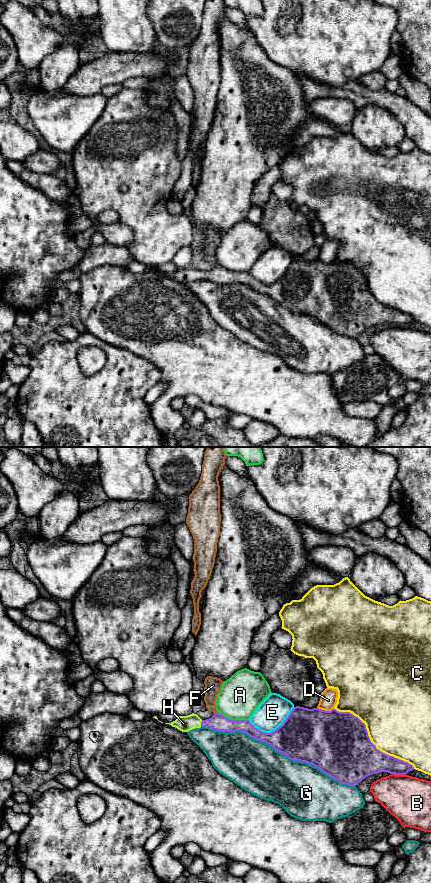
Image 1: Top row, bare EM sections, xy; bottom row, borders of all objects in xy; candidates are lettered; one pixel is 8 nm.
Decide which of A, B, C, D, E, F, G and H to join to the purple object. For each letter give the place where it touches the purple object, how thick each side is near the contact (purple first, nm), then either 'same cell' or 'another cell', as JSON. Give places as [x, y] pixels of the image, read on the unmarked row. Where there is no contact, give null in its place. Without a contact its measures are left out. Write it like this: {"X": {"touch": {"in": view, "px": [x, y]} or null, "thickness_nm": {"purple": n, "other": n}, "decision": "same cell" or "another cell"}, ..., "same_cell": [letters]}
{"A": {"touch": {"in": "xy", "px": [233, 272]}, "thickness_nm": {"purple": 140, "other": 340}, "decision": "another cell"}, "B": {"touch": {"in": "xy", "px": [398, 326]}, "thickness_nm": {"purple": 220, "other": 360}, "decision": "another cell"}, "C": {"touch": {"in": "xy", "px": [370, 292]}, "thickness_nm": {"purple": 480, "other": 480}, "decision": "another cell"}, "D": {"touch": {"in": "xy", "px": [324, 262]}, "thickness_nm": {"purple": 480, "other": 140}, "decision": "another cell"}, "E": {"touch": {"in": "xy", "px": [273, 283]}, "thickness_nm": {"purple": 400, "other": 240}, "decision": "another cell"}, "F": {"touch": {"in": "xy", "px": [216, 265]}, "thickness_nm": {"purple": 140, "other": 130}, "decision": "another cell"}, "G": {"touch": {"in": "xy", "px": [278, 303]}, "thickness_nm": {"purple": 400, "other": 400}, "decision": "another cell"}, "H": {"touch": {"in": "xy", "px": [201, 275]}, "thickness_nm": {"purple": 140, "other": 130}, "decision": "same cell"}, "same_cell": ["H"]}

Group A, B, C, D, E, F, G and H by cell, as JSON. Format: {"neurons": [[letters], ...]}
{"neurons": [["A"], ["B"], ["C"], ["D"], ["E"], ["F"], ["G"], ["H"]]}

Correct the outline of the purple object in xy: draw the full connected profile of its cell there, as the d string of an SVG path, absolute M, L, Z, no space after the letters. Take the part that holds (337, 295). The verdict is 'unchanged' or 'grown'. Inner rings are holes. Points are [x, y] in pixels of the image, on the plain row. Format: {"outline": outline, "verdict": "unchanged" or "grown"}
{"outline": "M296 258L283 276L271 285L260 283L249 272L232 272L218 264L206 272L202 272L197 266L192 265L187 268L178 268L175 273L165 276L182 284L188 284L201 278L219 284L244 284L256 292L271 297L290 312L311 316L331 330L349 338L356 338L366 329L380 324L405 327L414 322L413 317L408 314L378 302L368 288L365 275L358 269L350 264L339 264L336 261L325 263L319 260L308 261Z", "verdict": "grown"}

